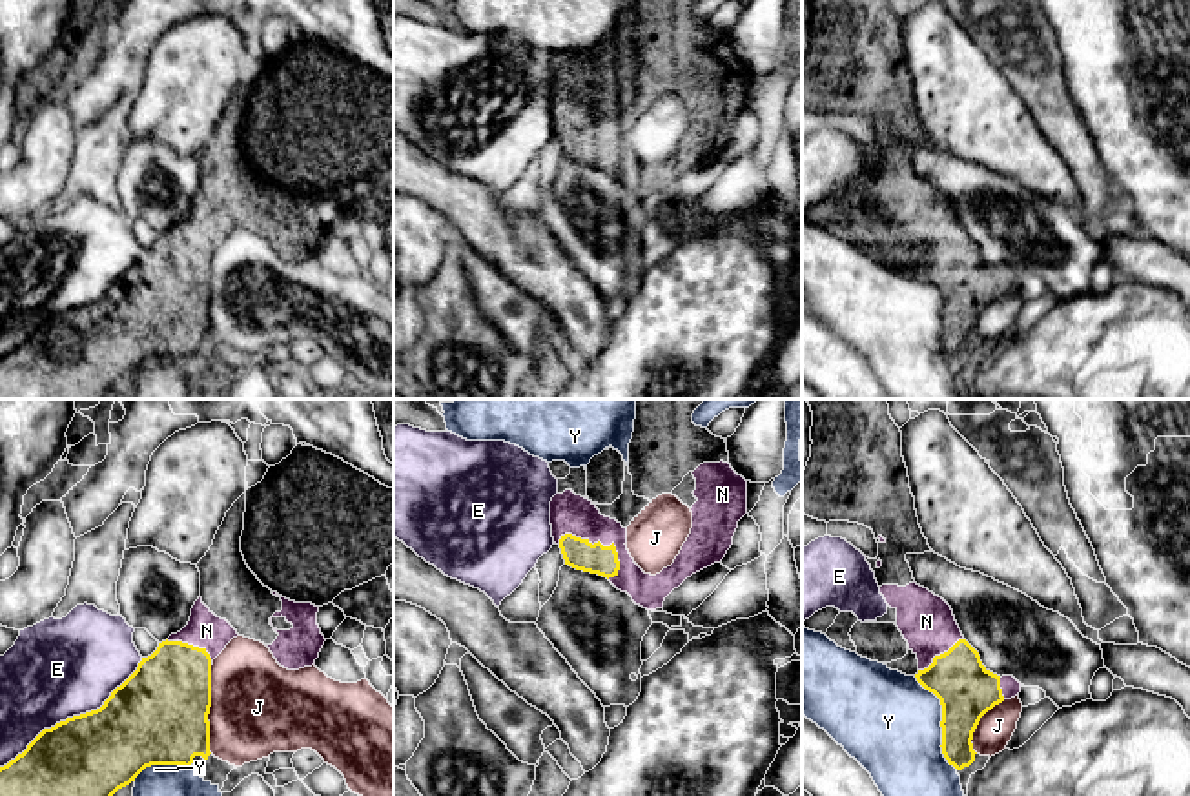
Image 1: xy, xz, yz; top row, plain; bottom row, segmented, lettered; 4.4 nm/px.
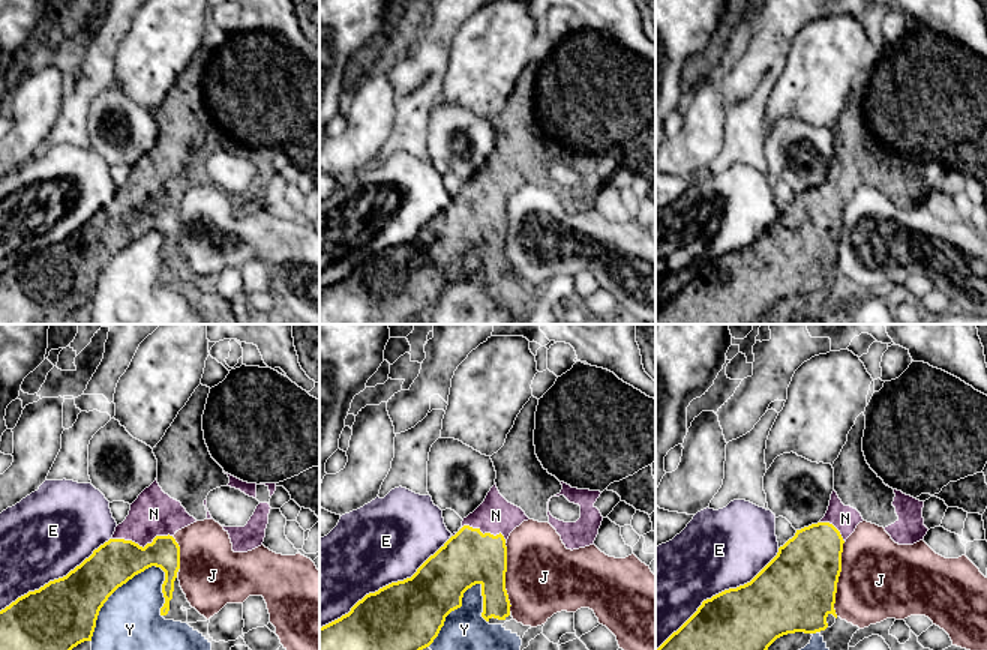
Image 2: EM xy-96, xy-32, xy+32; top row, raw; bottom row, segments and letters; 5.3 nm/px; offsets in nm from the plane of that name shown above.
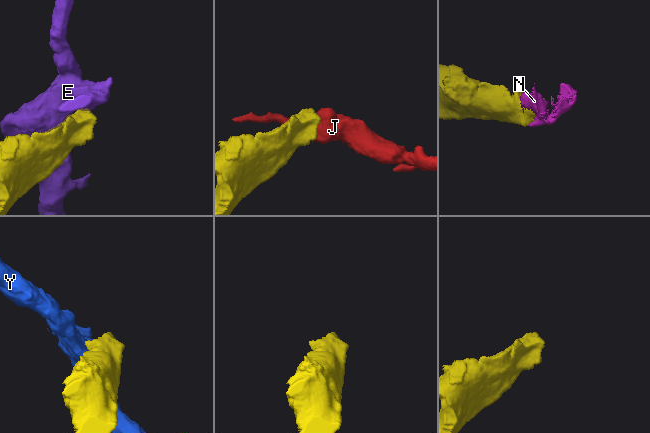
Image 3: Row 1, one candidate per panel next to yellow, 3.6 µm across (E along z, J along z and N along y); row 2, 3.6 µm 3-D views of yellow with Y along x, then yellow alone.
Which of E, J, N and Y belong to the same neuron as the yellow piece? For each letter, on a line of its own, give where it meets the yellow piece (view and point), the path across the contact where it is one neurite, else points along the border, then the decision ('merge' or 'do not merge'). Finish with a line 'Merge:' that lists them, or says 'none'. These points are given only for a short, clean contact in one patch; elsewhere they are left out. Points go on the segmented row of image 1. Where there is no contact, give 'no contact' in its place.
E: xy (73, 716) | do not merge
J: xy (208, 709) | do not merge
N: xz (598, 541) | merge
Y: yz (943, 716) | do not merge
Merge: N

